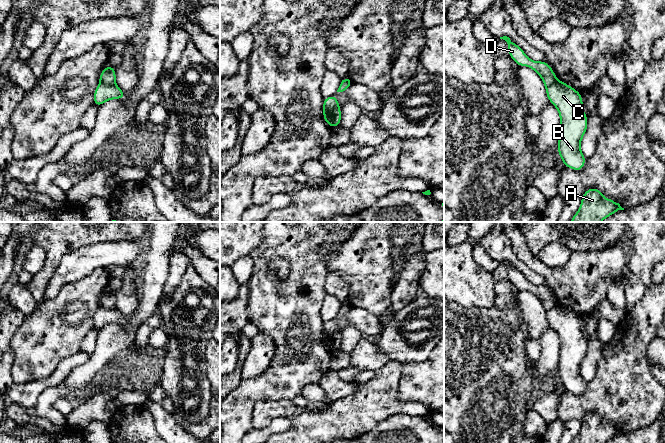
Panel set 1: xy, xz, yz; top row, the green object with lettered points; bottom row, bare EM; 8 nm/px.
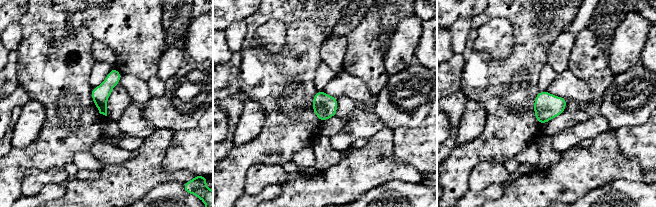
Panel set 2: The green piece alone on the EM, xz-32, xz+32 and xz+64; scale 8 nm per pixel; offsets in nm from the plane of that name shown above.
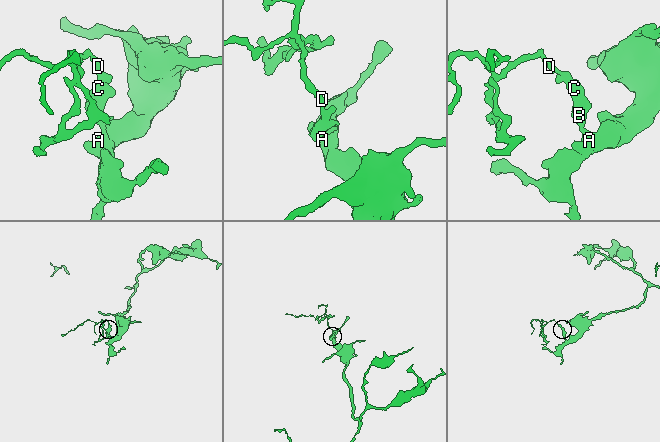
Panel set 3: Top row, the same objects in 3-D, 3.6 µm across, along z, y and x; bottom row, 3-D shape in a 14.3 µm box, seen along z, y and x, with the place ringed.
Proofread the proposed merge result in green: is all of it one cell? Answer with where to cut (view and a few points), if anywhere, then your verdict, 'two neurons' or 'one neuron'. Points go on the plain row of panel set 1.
xz (323, 329), (329, 332), (339, 331) | two neurons

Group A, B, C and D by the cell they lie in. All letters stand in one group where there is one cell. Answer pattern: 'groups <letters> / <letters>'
groups A B C / D

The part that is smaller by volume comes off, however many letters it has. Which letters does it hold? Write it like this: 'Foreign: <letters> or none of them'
Foreign: D

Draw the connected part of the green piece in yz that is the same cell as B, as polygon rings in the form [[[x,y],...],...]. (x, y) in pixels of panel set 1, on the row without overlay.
[[[559,304],[546,312],[546,320],[560,340],[560,358],[557,368],[559,380],[565,391],[579,396],[584,392],[586,385],[580,368],[588,350],[581,317]]]

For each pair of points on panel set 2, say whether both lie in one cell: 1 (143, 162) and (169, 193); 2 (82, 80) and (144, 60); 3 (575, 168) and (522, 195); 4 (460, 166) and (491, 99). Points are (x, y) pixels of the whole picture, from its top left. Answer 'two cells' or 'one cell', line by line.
1: two cells
2: two cells
3: one cell
4: one cell

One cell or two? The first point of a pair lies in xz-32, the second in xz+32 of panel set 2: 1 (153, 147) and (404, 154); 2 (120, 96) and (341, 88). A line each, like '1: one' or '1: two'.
1: two
2: two

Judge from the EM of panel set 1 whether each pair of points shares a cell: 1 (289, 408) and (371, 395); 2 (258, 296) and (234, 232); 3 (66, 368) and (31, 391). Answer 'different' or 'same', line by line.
1: different
2: different
3: same

